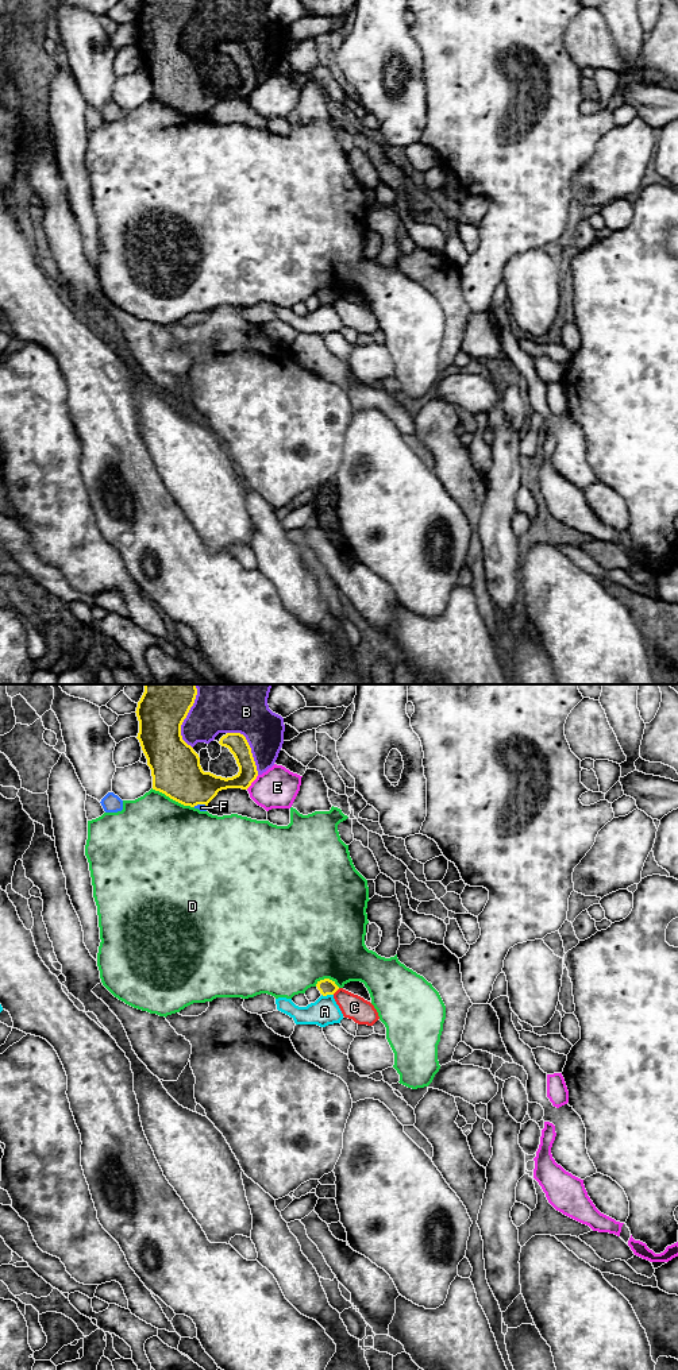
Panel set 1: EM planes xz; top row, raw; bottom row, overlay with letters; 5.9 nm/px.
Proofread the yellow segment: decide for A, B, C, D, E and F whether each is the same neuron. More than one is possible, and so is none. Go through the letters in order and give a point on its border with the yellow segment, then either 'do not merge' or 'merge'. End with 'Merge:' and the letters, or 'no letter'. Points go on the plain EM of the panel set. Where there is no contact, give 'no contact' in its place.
A: meets yellow in xz at (327, 303); do not merge
B: meets yellow in xz at (184, 27); do not merge
C: meets yellow in xz at (335, 300); do not merge
D: meets yellow in xz at (173, 108); do not merge
E: meets yellow in xz at (253, 89); do not merge
F: meets yellow in xz at (199, 112); do not merge
Merge: no letter

